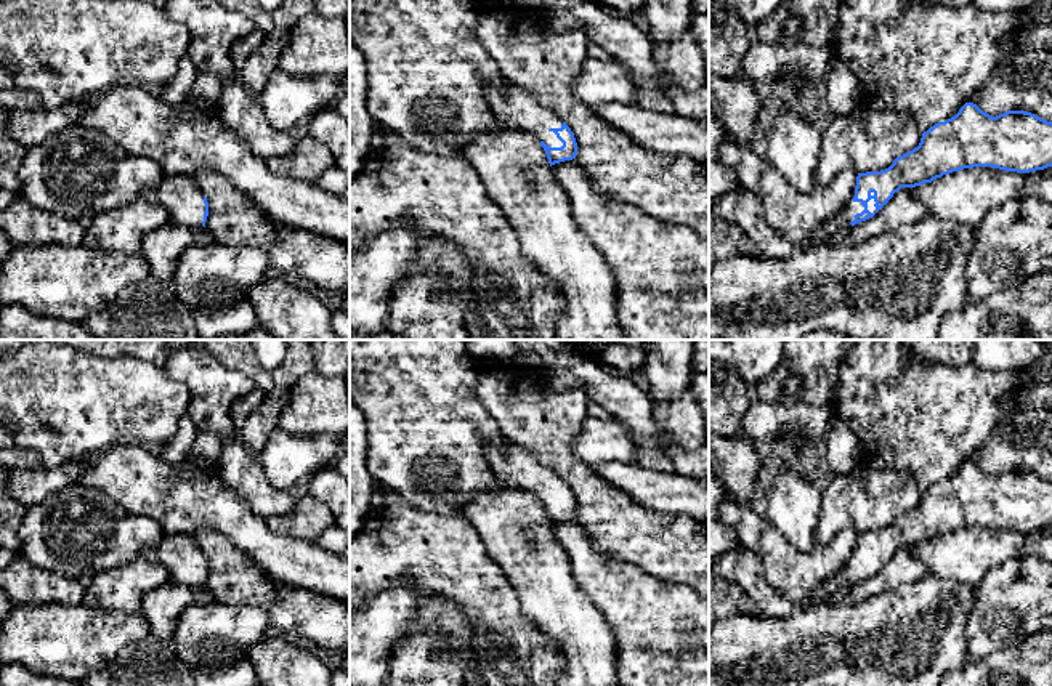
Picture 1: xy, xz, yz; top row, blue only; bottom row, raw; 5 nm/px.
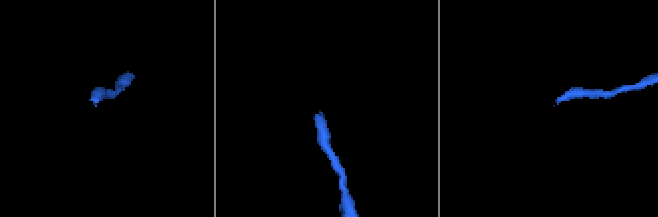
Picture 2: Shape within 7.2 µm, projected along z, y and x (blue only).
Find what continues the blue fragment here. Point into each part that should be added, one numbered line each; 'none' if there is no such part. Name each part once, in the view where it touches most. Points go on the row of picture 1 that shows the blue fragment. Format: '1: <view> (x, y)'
1: yz (847, 215)

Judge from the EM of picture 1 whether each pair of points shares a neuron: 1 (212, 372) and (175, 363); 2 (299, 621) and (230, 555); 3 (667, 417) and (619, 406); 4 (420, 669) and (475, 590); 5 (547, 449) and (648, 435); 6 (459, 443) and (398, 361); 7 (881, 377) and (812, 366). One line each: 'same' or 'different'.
1: same
2: same
3: same
4: different
5: different
6: same
7: different

